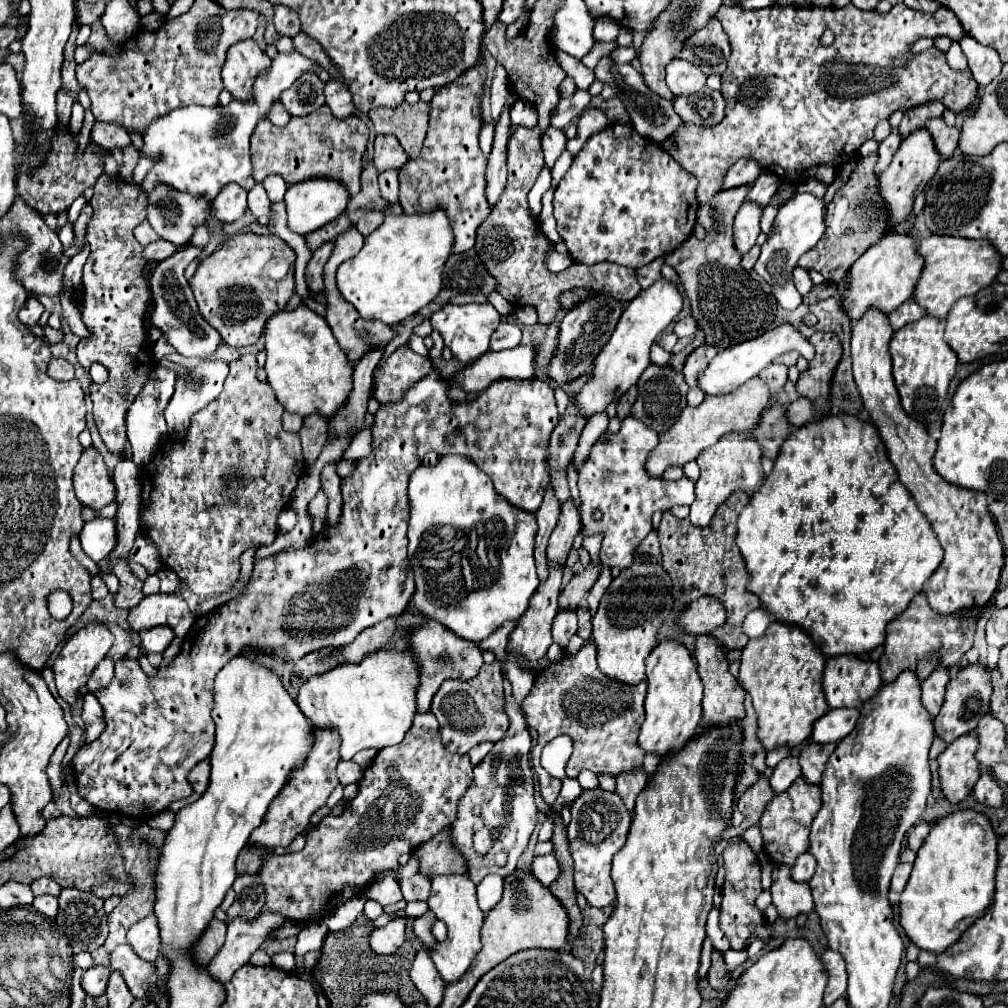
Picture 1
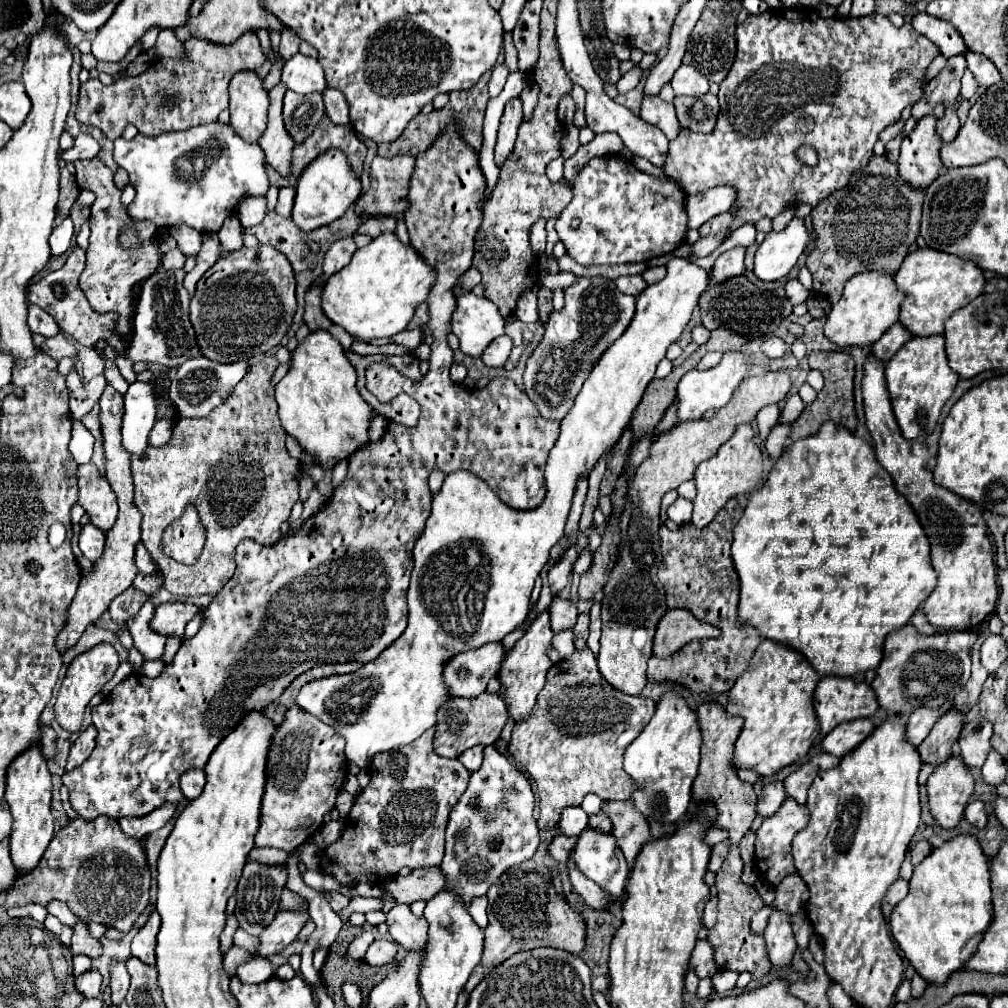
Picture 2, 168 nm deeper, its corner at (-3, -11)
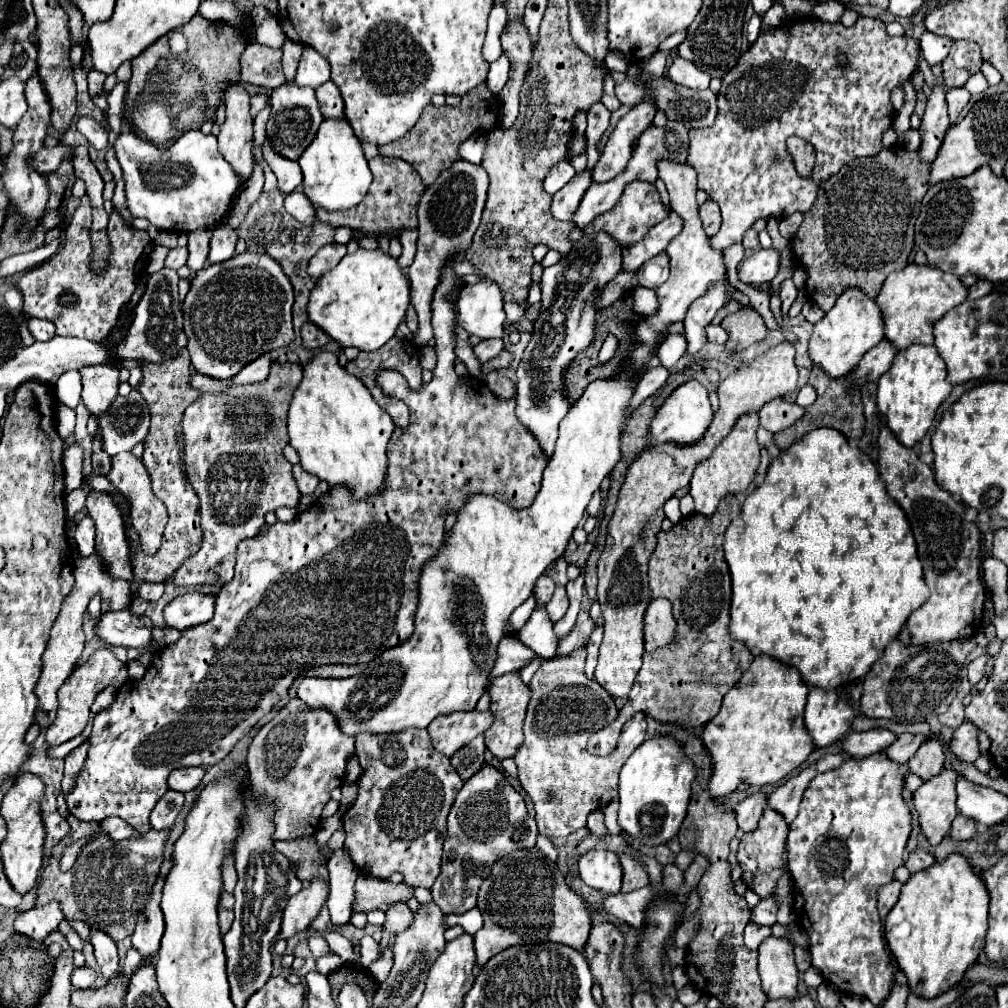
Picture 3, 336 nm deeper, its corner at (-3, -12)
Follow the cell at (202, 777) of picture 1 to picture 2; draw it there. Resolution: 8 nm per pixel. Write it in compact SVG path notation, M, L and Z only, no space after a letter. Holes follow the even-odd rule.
M201 769L187 771L181 775L181 791L189 801L197 799L201 795L203 787L205 787L205 773Z

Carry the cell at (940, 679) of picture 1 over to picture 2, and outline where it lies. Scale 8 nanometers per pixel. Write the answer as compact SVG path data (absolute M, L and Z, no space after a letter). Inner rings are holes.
M931 707L915 709L907 719L907 739L915 745L921 745L921 741L927 737L927 733L931 733L939 717L941 717L939 709L931 709Z

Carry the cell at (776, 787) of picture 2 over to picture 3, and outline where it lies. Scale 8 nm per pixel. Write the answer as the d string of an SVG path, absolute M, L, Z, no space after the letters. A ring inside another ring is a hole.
M753 794L749 798L745 798L743 802L739 802L735 806L735 818L737 818L737 826L743 832L753 832L755 824L759 822L759 816L763 814L763 806L765 806L767 796L765 794Z

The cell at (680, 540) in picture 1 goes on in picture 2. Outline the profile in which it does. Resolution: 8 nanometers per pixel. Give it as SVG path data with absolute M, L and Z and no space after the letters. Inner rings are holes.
M731 499L731 503L727 503L727 507L723 507L723 511L719 511L719 515L705 527L705 529L695 529L691 523L681 525L677 531L669 531L665 525L661 525L659 535L661 535L661 555L663 555L663 563L659 567L659 581L665 587L667 593L667 605L671 609L689 609L695 613L695 617L717 625L721 629L721 635L715 639L701 639L697 643L689 643L687 647L683 647L681 651L677 651L675 655L667 657L667 659L657 659L651 657L649 659L649 679L669 679L669 681L679 681L683 685L687 685L691 691L701 693L707 691L709 695L719 695L723 691L729 691L729 687L737 681L737 677L749 667L751 655L755 653L757 645L761 643L761 635L755 627L743 625L737 613L737 605L739 605L739 577L731 559L731 543L733 543L733 527L737 525L737 521L741 519L743 509L739 505L737 499Z

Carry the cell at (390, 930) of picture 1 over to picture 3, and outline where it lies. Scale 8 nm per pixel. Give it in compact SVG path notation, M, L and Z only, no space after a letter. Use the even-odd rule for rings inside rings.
M365 934L359 940L359 954L361 954L361 964L367 968L367 966L371 966L371 962L375 958L379 958L379 944L369 934Z

